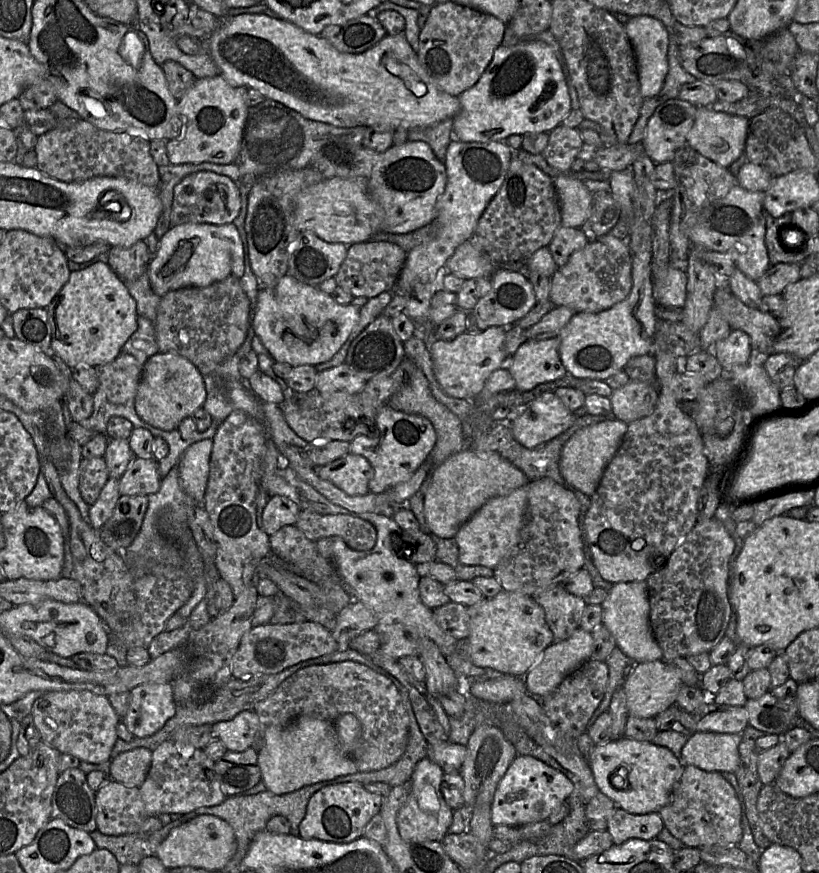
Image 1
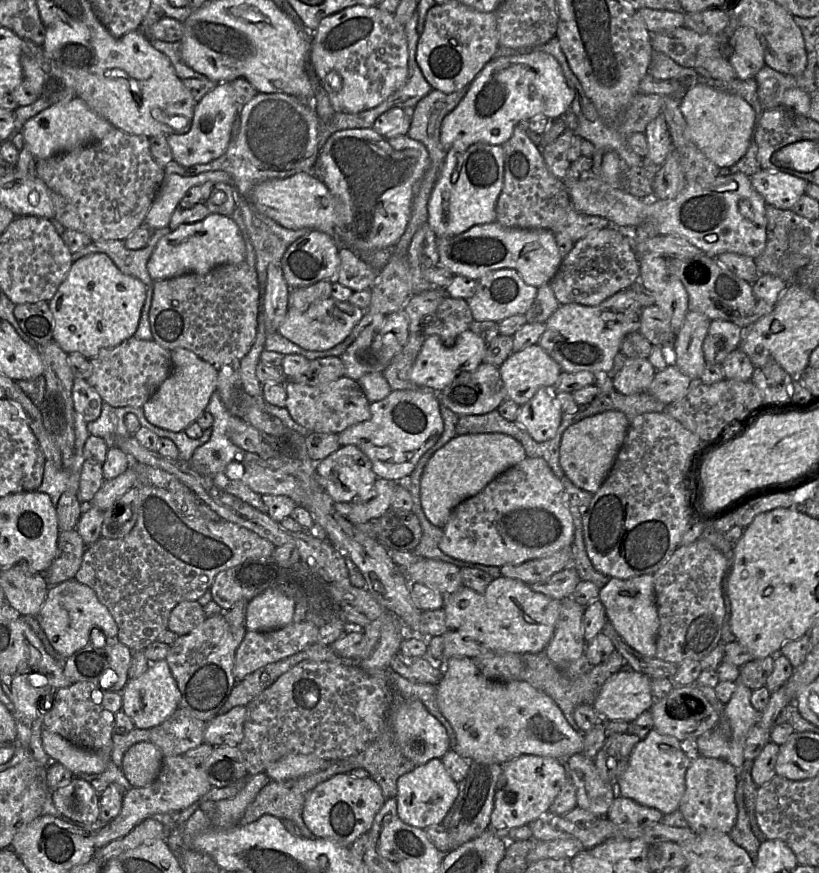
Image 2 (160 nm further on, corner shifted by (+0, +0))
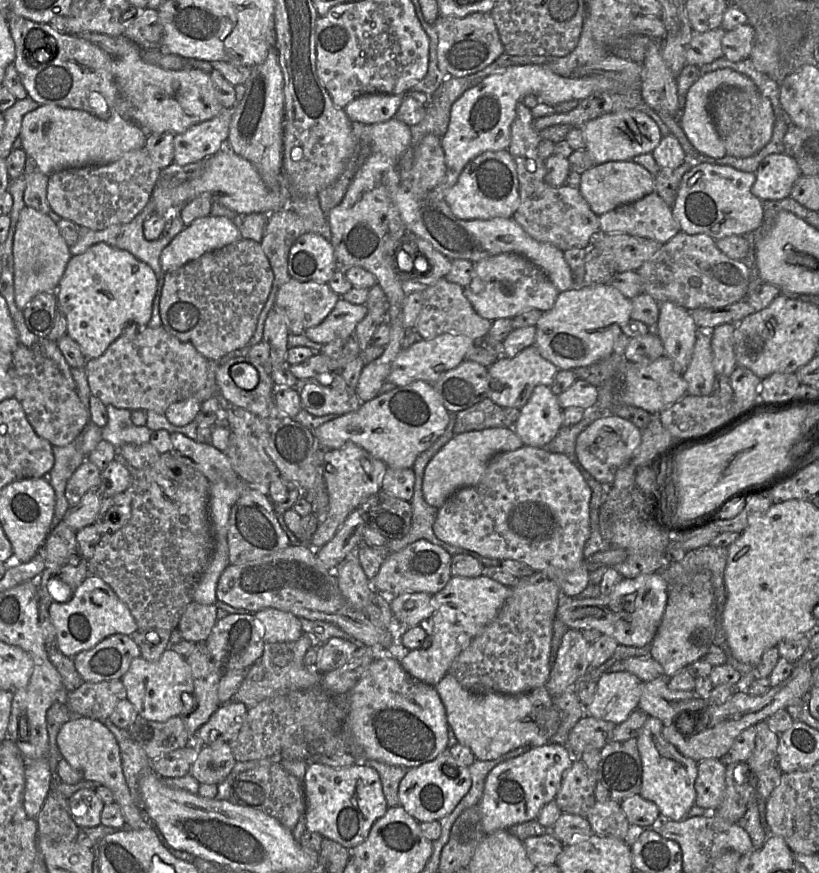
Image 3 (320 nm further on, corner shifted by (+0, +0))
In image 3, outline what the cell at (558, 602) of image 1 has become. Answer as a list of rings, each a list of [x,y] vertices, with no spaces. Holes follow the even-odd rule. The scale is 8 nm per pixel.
[[[568,629],[561,639],[545,687],[551,697],[561,694],[591,668],[591,644],[580,630]]]

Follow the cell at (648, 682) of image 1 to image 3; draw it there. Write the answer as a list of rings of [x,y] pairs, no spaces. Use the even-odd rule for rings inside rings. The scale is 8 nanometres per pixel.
[[[628,671],[605,672],[597,681],[585,715],[612,722],[624,722],[638,709],[643,682]]]

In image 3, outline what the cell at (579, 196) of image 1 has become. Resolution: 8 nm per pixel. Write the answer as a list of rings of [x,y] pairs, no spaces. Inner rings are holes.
[[[694,163],[684,174],[676,199],[671,206],[679,230],[690,235],[706,234],[716,241],[732,235],[746,235],[757,229],[763,222],[764,209],[763,201],[751,192],[755,180],[754,172],[740,171],[728,165]]]

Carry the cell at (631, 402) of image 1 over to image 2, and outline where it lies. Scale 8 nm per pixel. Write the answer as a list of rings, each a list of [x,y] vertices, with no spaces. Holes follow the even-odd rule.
[[[627,358],[623,368],[613,378],[613,385],[624,395],[647,392],[655,374],[656,369],[648,358]]]

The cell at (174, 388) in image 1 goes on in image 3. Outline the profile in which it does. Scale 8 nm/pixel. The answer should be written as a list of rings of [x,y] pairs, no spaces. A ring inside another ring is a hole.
[[[209,361],[207,380],[204,387],[193,397],[171,404],[165,411],[164,416],[175,426],[185,426],[194,421],[196,415],[201,411],[204,401],[218,393],[216,384],[216,372],[218,361]]]

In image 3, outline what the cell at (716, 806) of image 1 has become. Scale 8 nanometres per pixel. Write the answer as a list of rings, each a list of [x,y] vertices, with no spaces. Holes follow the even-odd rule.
[[[705,759],[697,763],[697,778],[694,783],[695,804],[706,811],[715,811],[725,792],[726,766],[720,759]]]

